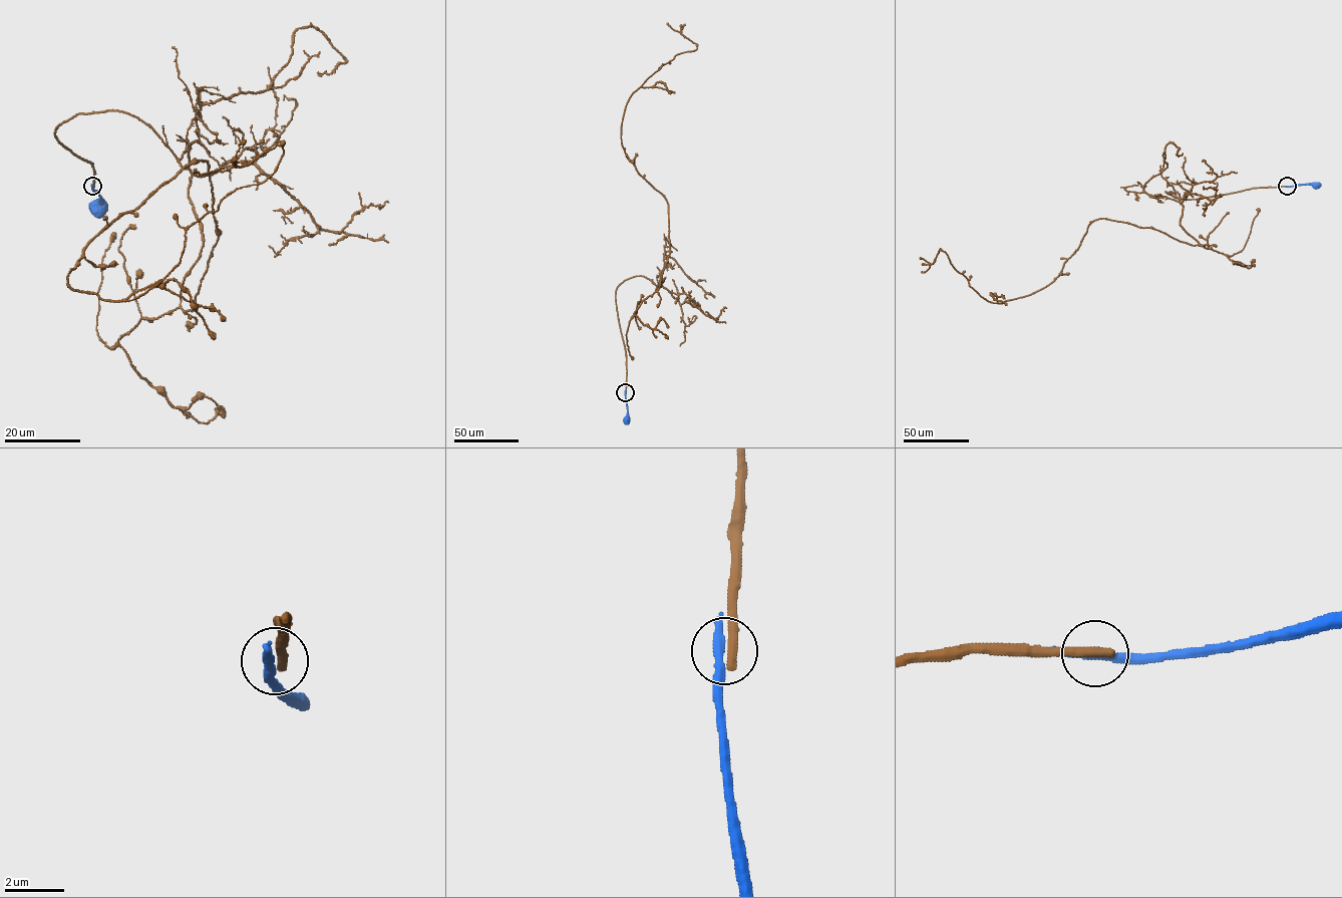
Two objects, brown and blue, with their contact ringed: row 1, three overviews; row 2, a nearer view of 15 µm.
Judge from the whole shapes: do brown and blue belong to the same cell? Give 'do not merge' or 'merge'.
do not merge

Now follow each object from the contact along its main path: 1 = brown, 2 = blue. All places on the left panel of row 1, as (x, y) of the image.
1: (93, 187), (79, 114), (190, 172), (192, 311), (208, 161), (66, 283), (146, 293), (283, 147), (194, 170)
2: (92, 187), (103, 206), (98, 210)

